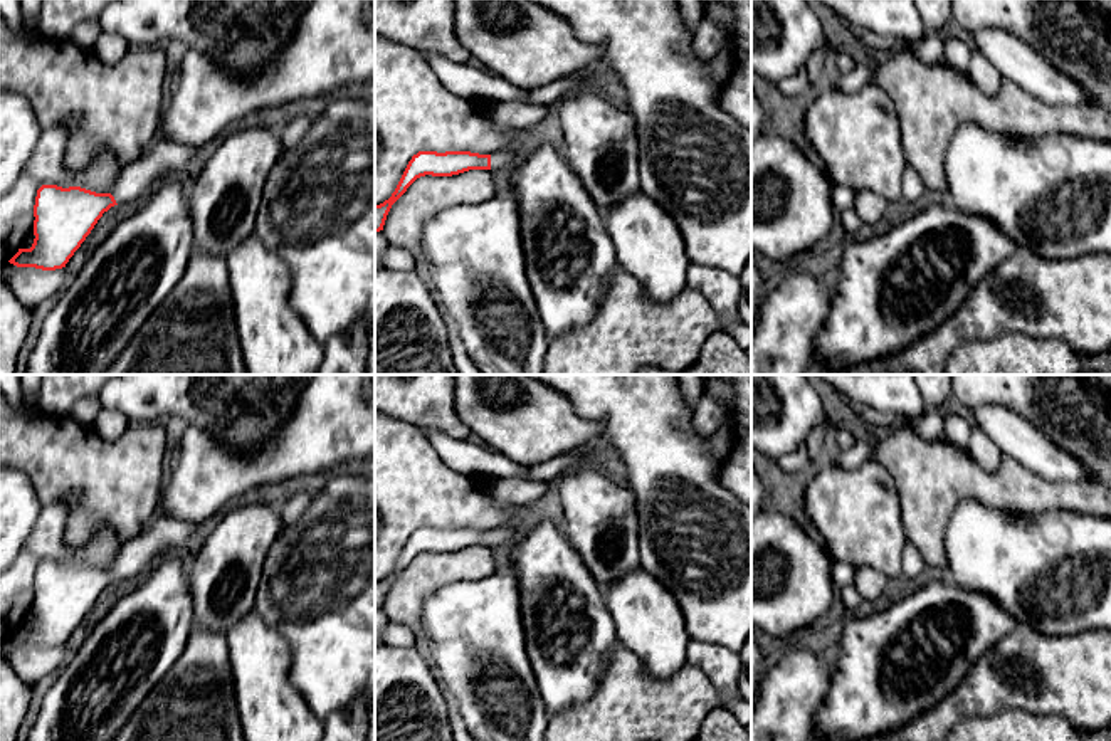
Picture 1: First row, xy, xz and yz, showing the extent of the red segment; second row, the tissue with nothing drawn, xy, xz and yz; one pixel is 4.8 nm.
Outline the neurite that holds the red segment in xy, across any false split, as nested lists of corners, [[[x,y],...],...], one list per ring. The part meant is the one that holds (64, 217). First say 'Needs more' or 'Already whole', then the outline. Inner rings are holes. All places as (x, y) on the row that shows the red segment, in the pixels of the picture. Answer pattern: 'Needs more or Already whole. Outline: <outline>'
Needs more. Outline: [[[158,136],[138,160],[123,168],[109,193],[42,185],[34,205],[34,244],[18,249],[8,262],[42,271],[66,267],[104,212],[151,192],[163,178],[182,173],[195,155],[197,150]]]

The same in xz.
Needs more. Outline: [[[508,150],[492,155],[479,155],[471,151],[419,151],[408,161],[395,192],[388,200],[375,205],[375,232],[383,230],[392,205],[407,192],[407,188],[420,176],[452,176],[469,170],[499,170],[511,165],[514,155]]]

